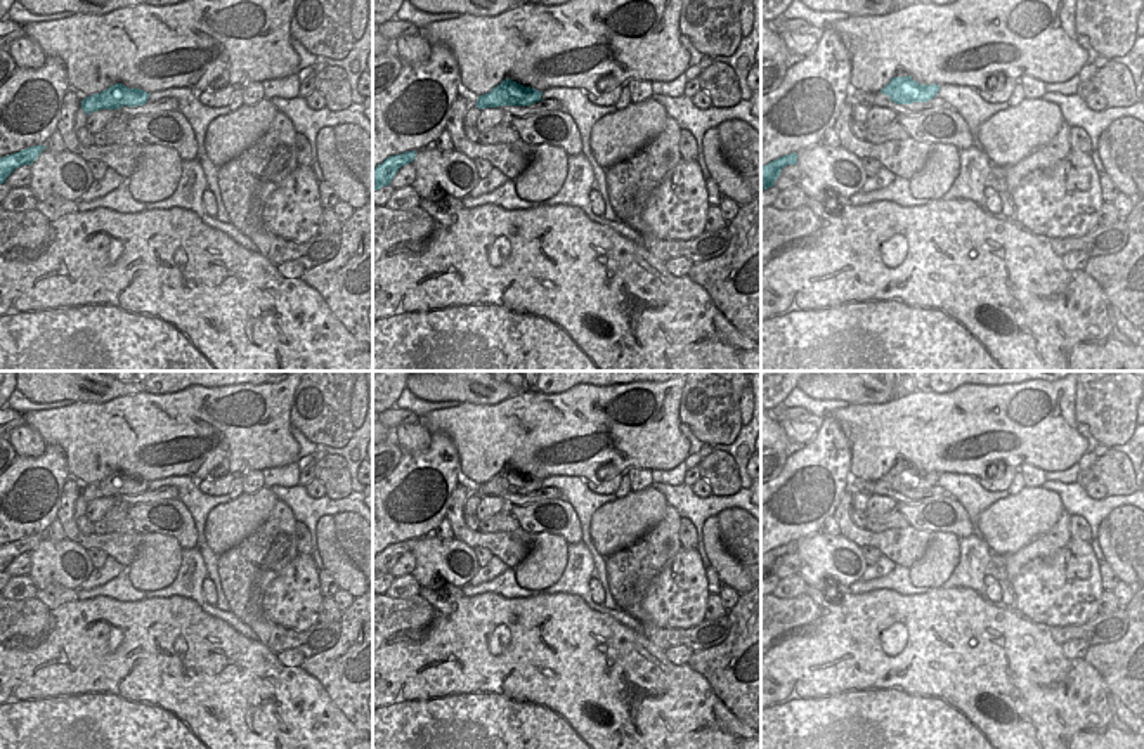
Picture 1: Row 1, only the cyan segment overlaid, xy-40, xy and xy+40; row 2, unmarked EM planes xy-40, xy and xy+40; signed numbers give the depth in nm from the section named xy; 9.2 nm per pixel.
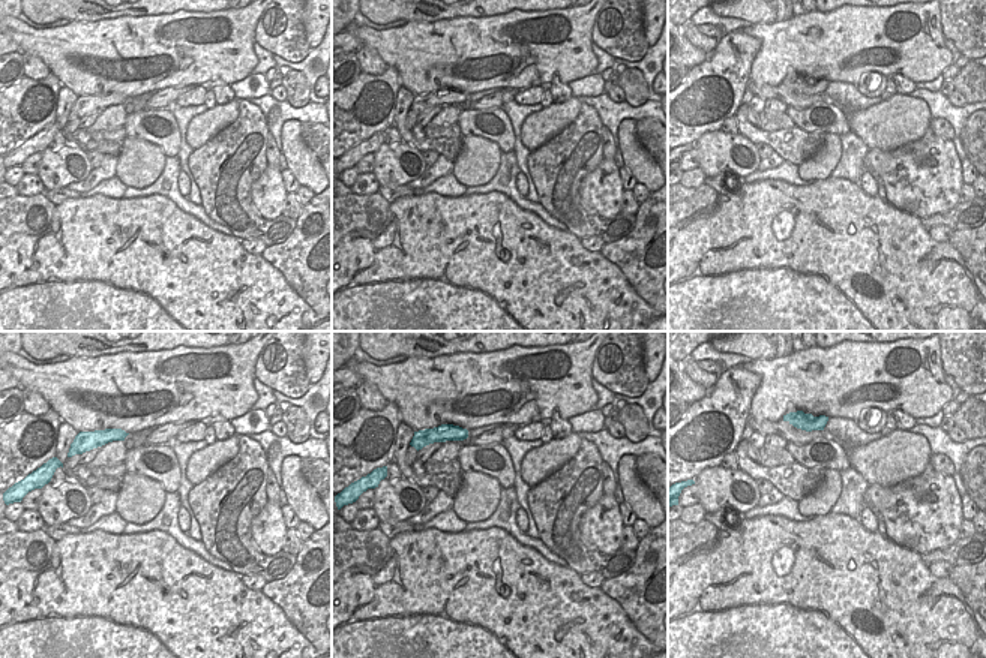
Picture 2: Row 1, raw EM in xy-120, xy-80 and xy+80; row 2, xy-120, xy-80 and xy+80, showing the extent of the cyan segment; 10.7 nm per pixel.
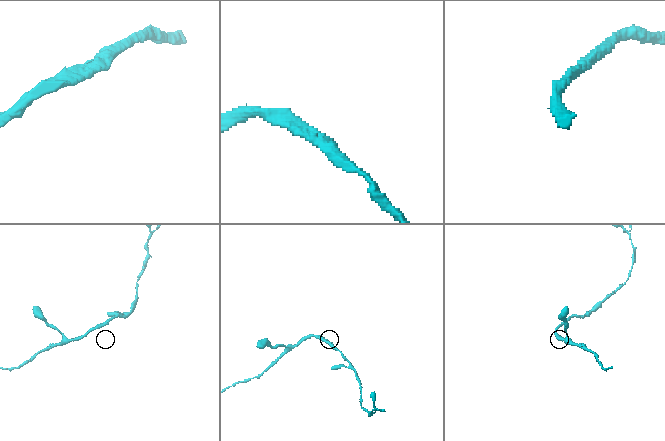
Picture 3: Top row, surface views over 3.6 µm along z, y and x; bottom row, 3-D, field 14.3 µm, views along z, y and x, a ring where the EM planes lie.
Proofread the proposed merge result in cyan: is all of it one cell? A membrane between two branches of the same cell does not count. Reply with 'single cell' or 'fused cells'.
single cell

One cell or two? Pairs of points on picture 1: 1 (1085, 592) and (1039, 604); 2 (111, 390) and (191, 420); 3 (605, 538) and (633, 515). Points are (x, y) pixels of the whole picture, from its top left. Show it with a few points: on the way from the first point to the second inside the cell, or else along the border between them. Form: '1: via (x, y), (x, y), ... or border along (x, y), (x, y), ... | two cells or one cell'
1: via (1073, 592), (1051, 592) | one cell
2: border along (165, 394), (123, 394), (101, 403), (84, 403) | two cells
3: via (612, 531), (626, 519) | one cell

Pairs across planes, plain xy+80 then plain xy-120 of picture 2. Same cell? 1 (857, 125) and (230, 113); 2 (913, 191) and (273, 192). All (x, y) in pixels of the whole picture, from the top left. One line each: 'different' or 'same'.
1: same
2: same

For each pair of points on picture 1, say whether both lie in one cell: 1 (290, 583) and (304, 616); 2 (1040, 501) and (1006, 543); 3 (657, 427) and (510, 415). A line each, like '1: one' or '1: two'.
1: one
2: one
3: one

